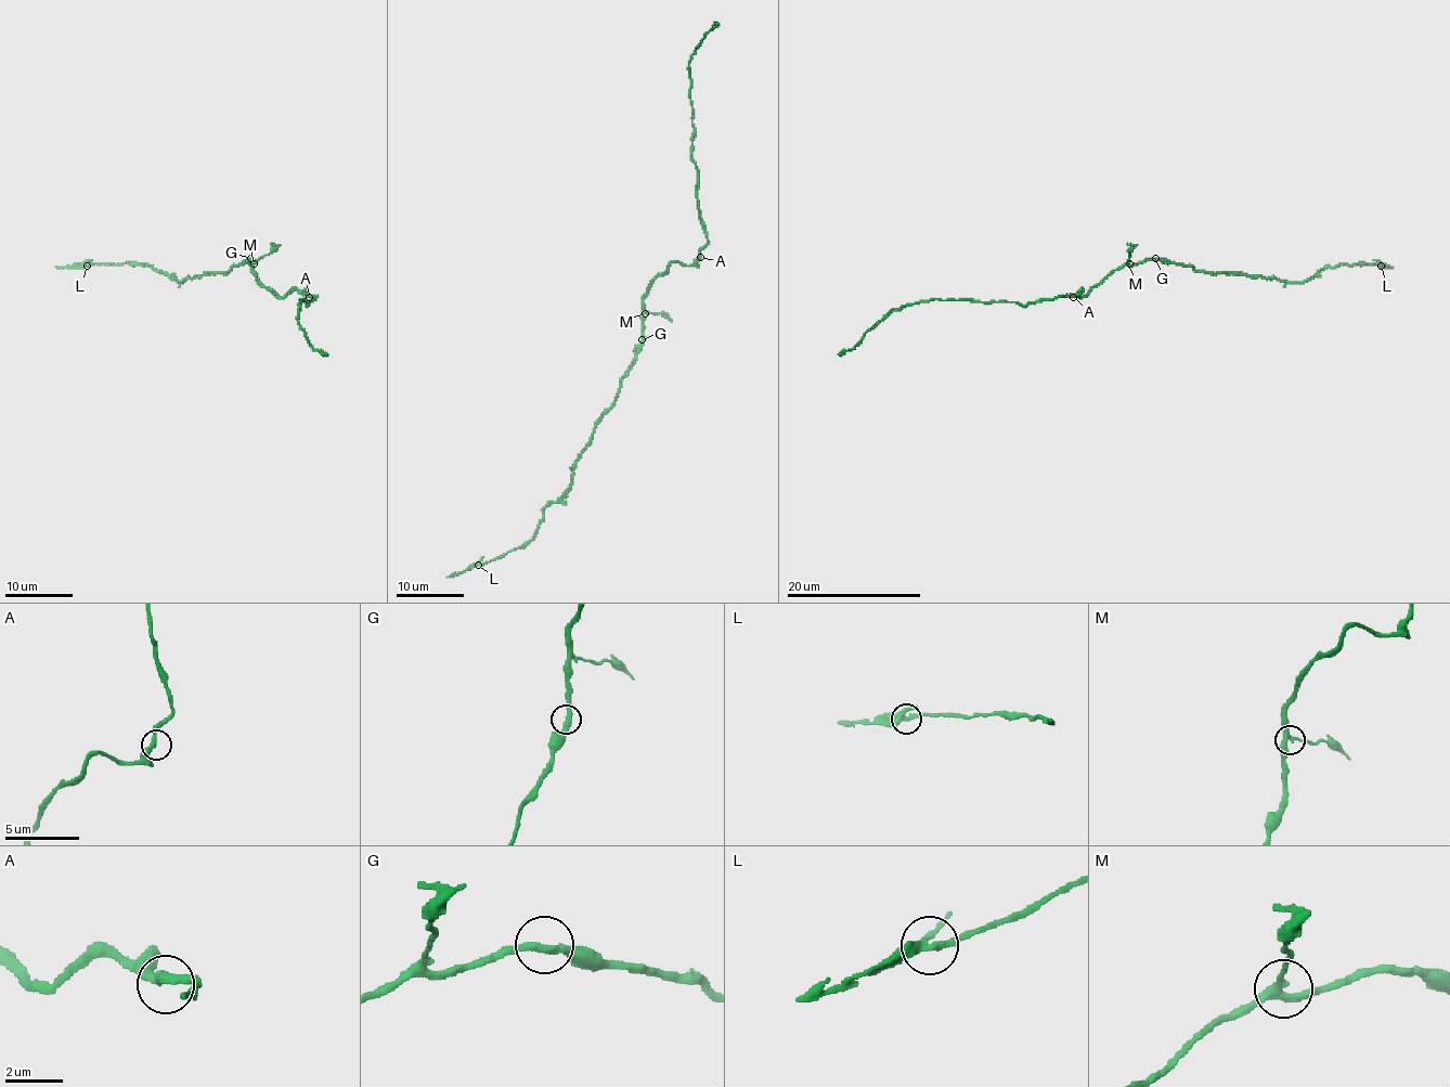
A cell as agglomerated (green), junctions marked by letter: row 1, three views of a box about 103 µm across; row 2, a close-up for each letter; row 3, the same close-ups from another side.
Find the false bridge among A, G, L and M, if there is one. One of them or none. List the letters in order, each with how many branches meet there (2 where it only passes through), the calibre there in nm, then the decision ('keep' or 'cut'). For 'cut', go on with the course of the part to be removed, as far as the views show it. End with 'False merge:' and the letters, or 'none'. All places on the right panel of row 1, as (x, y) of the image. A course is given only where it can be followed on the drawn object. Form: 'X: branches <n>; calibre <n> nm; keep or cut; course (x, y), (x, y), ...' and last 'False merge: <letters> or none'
A: branches 2; calibre 320 nm; keep
G: branches 2; calibre 320 nm; keep
L: branches 3; calibre 320 nm; cut
M: branches 3; calibre 280 nm; keep
False merge: L

